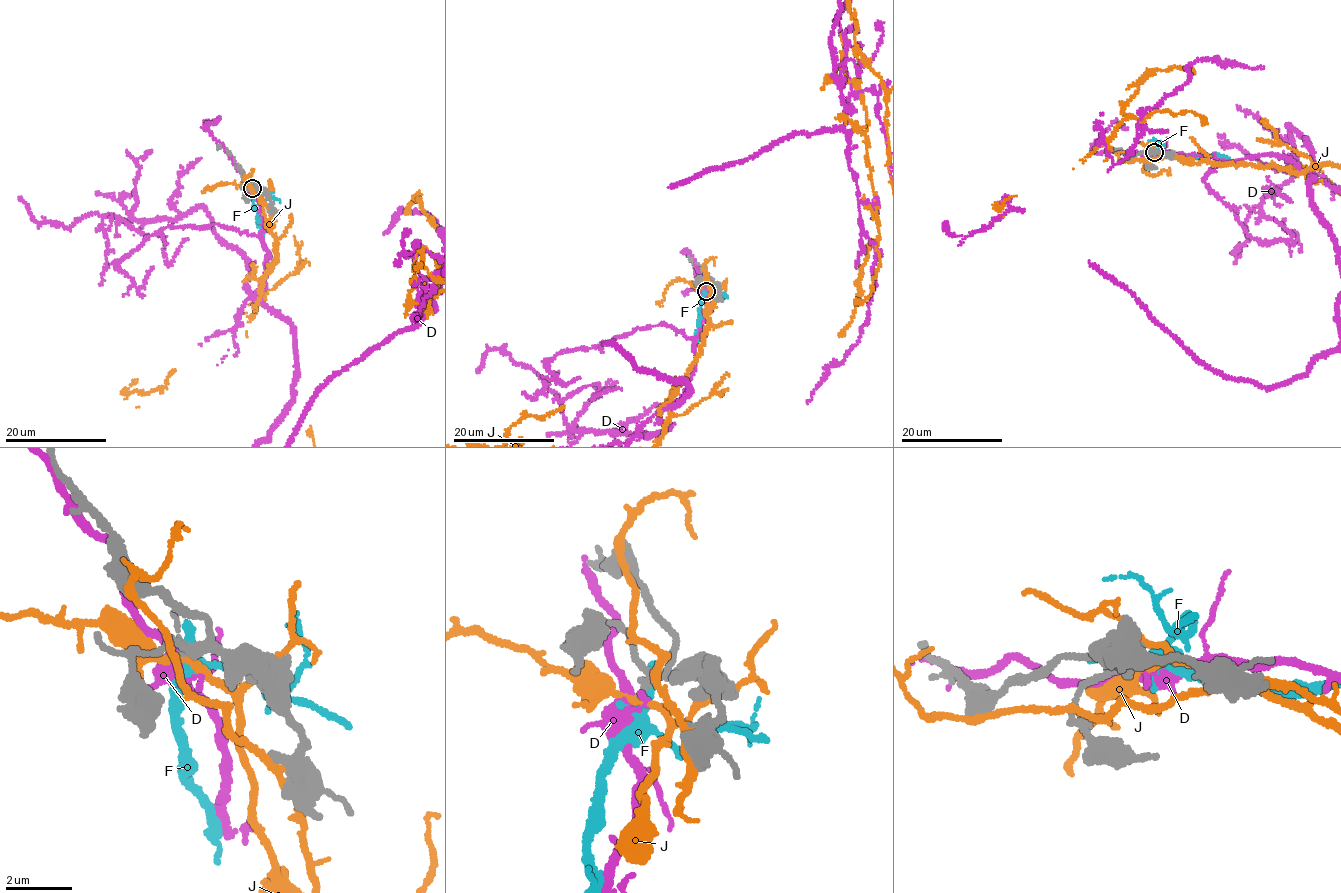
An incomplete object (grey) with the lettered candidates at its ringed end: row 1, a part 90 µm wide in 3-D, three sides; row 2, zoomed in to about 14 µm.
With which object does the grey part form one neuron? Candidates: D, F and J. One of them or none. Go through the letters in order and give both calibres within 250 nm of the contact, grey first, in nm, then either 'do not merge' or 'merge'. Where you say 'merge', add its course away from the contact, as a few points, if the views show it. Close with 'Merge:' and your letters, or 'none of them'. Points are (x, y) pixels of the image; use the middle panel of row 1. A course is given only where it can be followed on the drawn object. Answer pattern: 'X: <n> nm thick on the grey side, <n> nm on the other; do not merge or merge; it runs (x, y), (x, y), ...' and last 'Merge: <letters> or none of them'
D: 170 nm thick on the grey side, 400 nm on the other; do not merge
F: 200 nm thick on the grey side, 320 nm on the other; do not merge
J: 200 nm thick on the grey side, 200 nm on the other; do not merge
Merge: none of them

